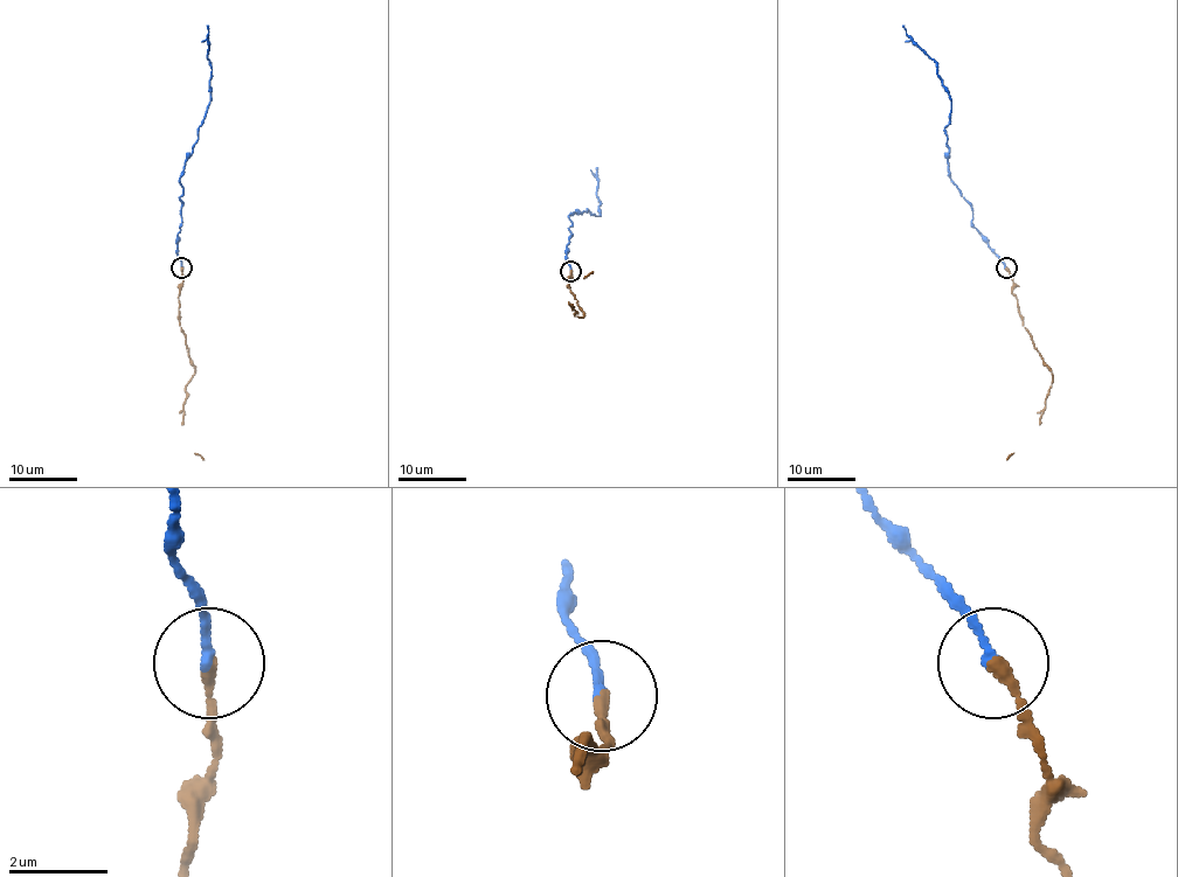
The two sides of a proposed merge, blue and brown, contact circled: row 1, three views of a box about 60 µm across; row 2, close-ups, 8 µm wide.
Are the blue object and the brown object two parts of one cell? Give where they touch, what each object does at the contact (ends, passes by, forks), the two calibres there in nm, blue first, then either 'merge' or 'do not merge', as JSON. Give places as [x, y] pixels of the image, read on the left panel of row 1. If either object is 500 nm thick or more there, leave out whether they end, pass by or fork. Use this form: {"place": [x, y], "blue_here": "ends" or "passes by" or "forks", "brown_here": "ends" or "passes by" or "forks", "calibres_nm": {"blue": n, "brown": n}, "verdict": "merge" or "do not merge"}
{"place": [181, 268], "blue_here": "ends", "brown_here": "ends", "calibres_nm": {"blue": 190, "brown": 220}, "verdict": "merge"}

